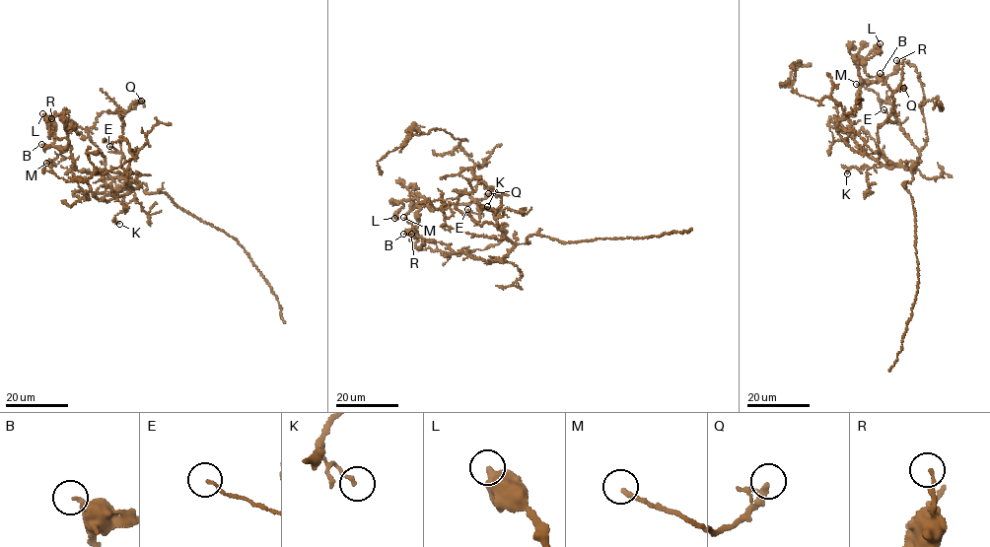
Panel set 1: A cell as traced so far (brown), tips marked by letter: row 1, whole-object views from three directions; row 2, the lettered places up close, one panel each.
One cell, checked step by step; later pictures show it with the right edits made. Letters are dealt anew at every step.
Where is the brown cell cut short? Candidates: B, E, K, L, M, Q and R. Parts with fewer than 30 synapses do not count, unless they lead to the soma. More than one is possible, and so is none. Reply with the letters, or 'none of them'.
none of them

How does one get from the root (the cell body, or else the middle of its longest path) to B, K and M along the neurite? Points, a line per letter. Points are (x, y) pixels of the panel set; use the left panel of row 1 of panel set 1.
B: (126, 185), (128, 192), (122, 196), (99, 199), (84, 178), (73, 173), (70, 147), (65, 151), (41, 144)
K: (126, 185), (135, 198), (124, 211), (116, 214), (114, 220), (119, 224)
M: (126, 185), (131, 180), (80, 171), (74, 161), (60, 155), (48, 166), (54, 165), (49, 160), (46, 163)

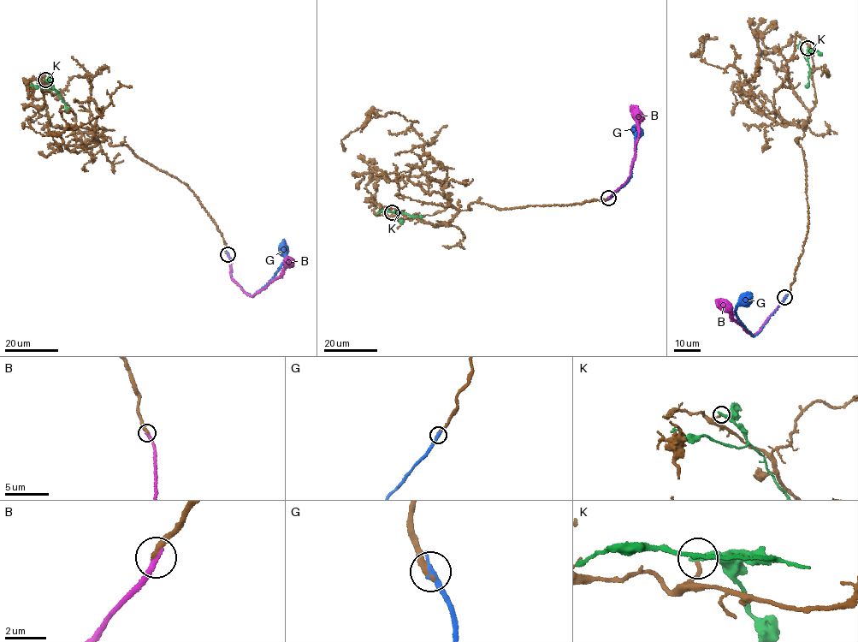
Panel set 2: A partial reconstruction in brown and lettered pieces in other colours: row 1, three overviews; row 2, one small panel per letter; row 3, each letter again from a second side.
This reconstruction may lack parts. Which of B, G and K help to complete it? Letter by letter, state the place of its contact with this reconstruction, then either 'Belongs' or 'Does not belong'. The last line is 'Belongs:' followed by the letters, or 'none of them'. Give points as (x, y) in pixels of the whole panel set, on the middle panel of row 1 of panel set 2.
B: Touches brown at (608, 198). Belongs
G: Touches brown at (608, 198). Does not belong
K: Touches brown at (392, 212). Does not belong
Belongs: B

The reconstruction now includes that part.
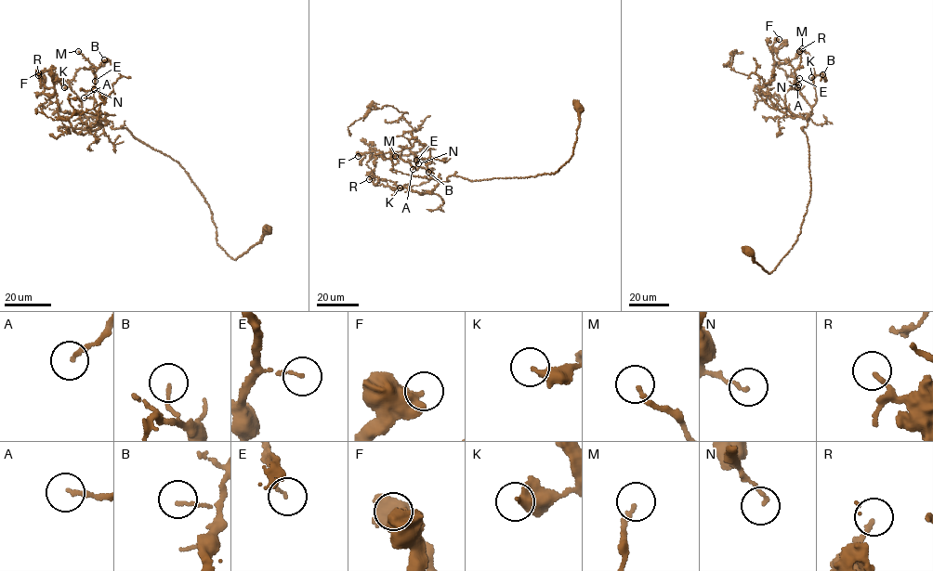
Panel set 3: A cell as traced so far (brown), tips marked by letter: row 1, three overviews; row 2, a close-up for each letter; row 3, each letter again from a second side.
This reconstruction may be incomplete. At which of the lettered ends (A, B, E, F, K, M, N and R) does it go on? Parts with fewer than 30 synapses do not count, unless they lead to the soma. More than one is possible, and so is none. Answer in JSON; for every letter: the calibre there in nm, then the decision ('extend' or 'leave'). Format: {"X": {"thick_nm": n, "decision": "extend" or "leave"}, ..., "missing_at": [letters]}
{"A": {"thick_nm": 170, "decision": "extend"}, "B": {"thick_nm": 100, "decision": "leave"}, "E": {"thick_nm": 90, "decision": "leave"}, "F": {"thick_nm": 420, "decision": "leave"}, "K": {"thick_nm": 380, "decision": "leave"}, "M": {"thick_nm": 180, "decision": "leave"}, "N": {"thick_nm": 120, "decision": "leave"}, "R": {"thick_nm": 170, "decision": "leave"}, "missing_at": ["A"]}

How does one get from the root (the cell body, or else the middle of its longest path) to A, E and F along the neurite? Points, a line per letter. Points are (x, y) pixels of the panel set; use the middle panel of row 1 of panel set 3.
A: (579, 109), (573, 153), (554, 174), (476, 181), (453, 175), (441, 182), (416, 157), (413, 169)
E: (579, 109), (573, 153), (554, 174), (476, 181), (453, 175), (441, 182), (424, 159), (416, 160)
F: (579, 109), (573, 153), (554, 174), (476, 181), (453, 175), (441, 182), (398, 154), (358, 156)

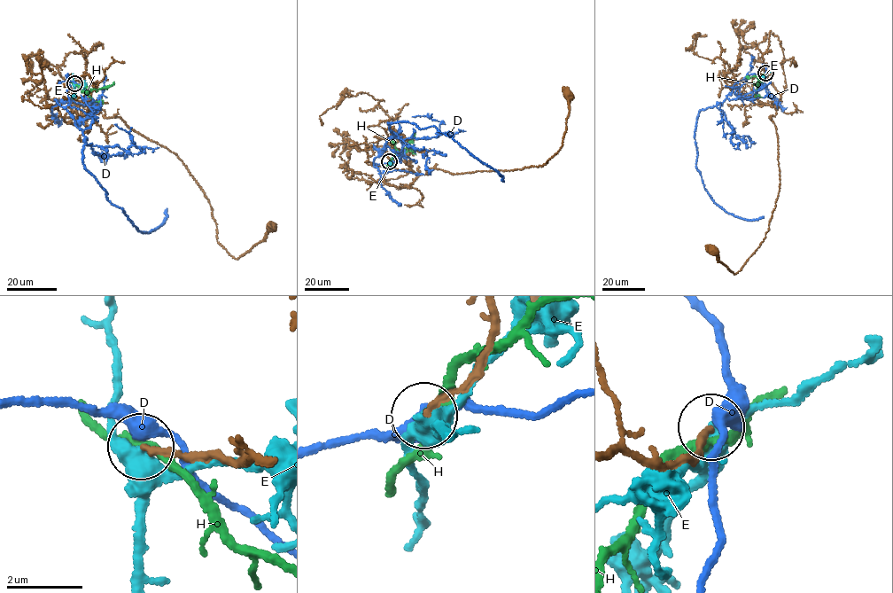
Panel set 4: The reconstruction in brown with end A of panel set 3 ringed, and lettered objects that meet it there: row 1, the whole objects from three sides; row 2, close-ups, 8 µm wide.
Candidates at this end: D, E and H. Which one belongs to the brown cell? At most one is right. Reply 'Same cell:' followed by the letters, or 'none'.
Same cell: none

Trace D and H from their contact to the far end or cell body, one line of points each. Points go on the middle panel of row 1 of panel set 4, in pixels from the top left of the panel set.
D: (390, 161), (400, 160), (403, 144), (392, 137), (388, 123), (431, 126), (503, 181)
H: (390, 160), (411, 143), (415, 133)

